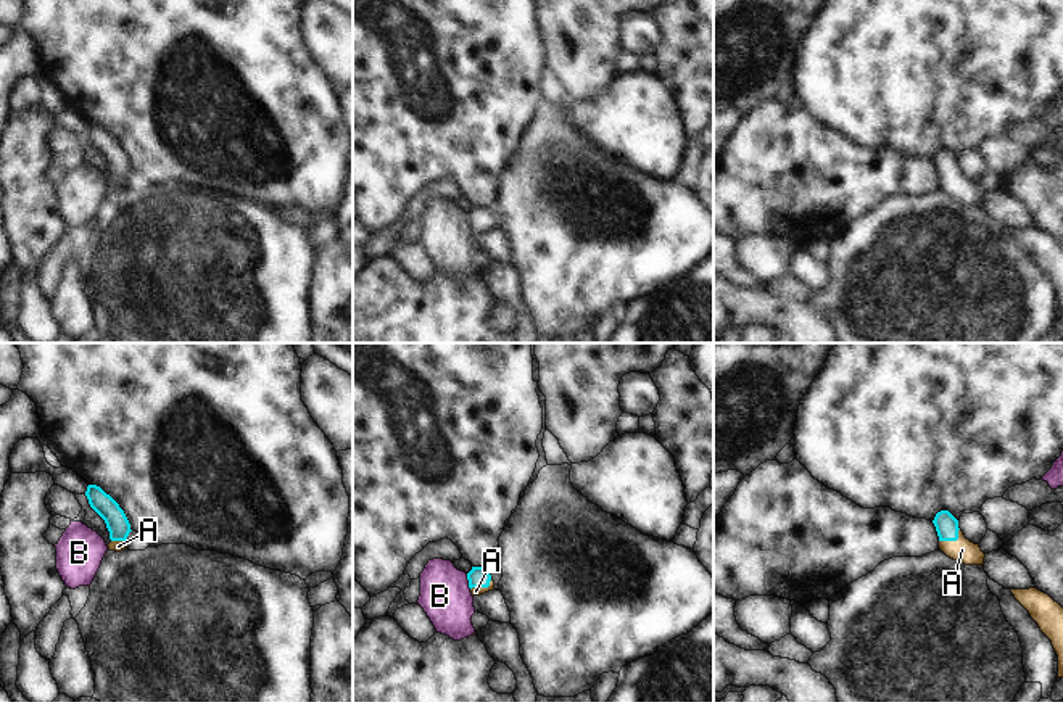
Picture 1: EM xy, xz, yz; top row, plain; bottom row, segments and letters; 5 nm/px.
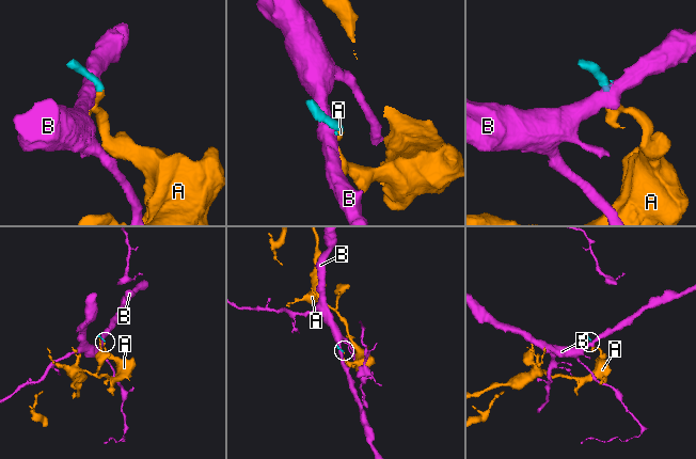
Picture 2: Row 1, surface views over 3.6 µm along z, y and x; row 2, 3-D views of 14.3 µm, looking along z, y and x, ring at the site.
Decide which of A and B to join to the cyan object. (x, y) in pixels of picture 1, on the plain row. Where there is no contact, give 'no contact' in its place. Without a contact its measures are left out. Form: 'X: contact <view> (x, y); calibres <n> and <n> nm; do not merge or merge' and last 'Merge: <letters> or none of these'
A: contact yz (952, 179); calibres 110 and 120 nm; merge
B: contact xz (469, 221); calibres 110 and 260 nm; do not merge
Merge: A

